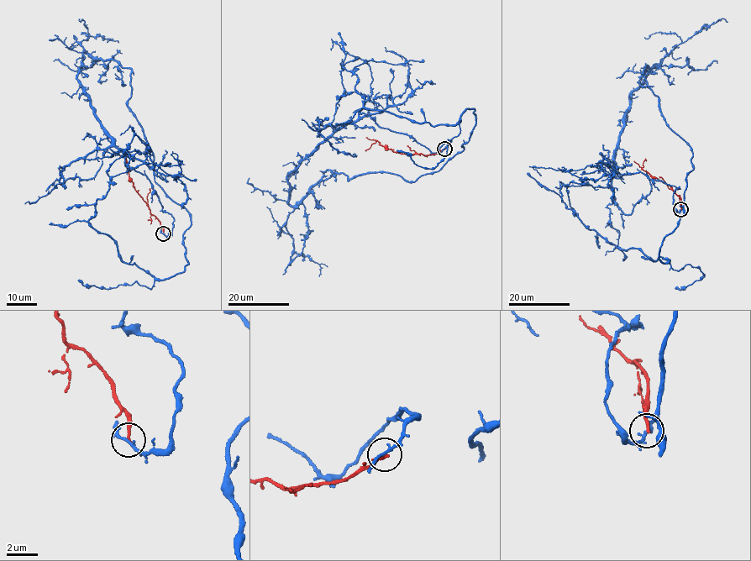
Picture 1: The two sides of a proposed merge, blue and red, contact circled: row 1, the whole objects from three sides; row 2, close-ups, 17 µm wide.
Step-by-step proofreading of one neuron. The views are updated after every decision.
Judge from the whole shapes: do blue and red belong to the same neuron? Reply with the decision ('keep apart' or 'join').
keep apart

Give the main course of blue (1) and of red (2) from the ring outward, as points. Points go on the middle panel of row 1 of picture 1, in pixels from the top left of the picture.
1: (444, 149), (360, 117), (411, 86), (407, 61), (366, 60), (363, 107), (459, 127), (431, 169), (396, 150)
2: (444, 149), (424, 155), (409, 154), (395, 152), (376, 141), (364, 150)

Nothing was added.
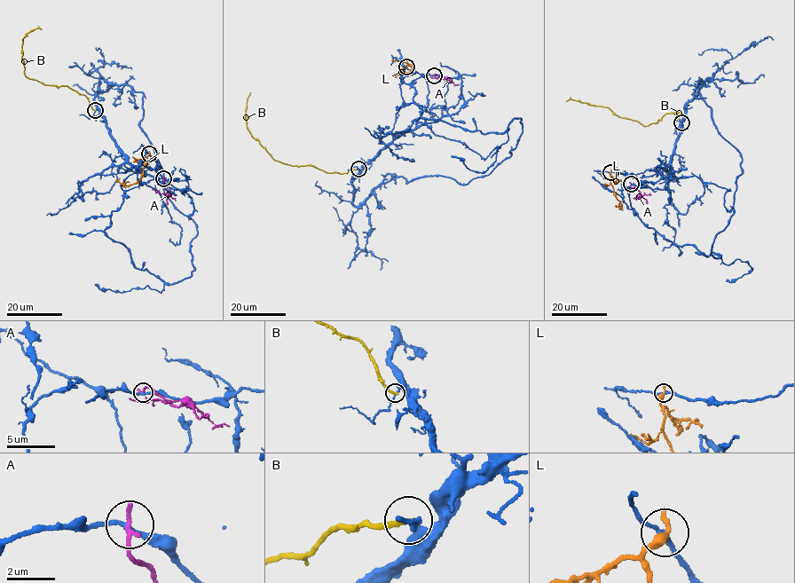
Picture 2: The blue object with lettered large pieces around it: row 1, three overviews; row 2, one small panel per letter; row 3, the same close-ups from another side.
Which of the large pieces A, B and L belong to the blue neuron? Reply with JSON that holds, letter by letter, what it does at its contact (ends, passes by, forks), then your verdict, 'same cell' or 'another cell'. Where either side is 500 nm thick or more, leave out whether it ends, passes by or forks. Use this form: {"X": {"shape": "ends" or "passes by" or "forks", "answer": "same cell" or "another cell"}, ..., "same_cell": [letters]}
{"A": {"shape": "ends", "answer": "another cell"}, "B": {"shape": "ends", "answer": "another cell"}, "L": {"shape": "ends", "answer": "another cell"}, "same_cell": []}

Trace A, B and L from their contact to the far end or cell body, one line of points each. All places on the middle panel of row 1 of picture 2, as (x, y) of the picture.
A: (434, 75), (446, 78), (430, 77)
B: (358, 169), (342, 174), (331, 173), (312, 166), (292, 165), (273, 159), (247, 127), (245, 110), (250, 92)
L: (406, 66), (408, 64), (413, 66), (406, 73), (396, 75)

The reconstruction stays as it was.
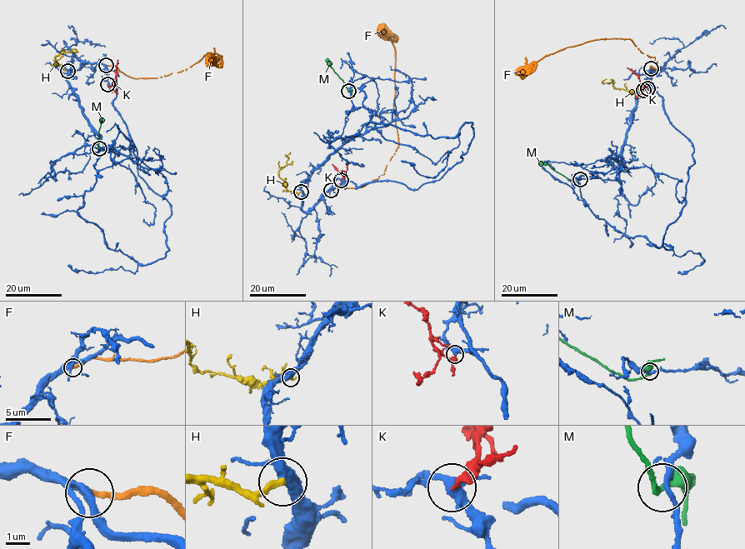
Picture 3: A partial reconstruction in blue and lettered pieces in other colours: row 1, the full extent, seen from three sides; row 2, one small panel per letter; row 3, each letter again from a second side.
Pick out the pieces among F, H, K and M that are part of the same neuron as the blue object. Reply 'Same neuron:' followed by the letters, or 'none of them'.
Same neuron: none of them

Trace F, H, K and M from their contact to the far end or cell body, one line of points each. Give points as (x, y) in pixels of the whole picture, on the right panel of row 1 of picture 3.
F: (651, 68), (652, 66), (660, 68), (654, 57), (640, 52), (630, 40), (615, 37), (566, 47), (514, 72)
H: (644, 90), (613, 87), (612, 82), (602, 81), (602, 83)
K: (647, 89), (643, 89), (639, 77), (627, 67)
M: (580, 179), (574, 182), (569, 180), (538, 161)

